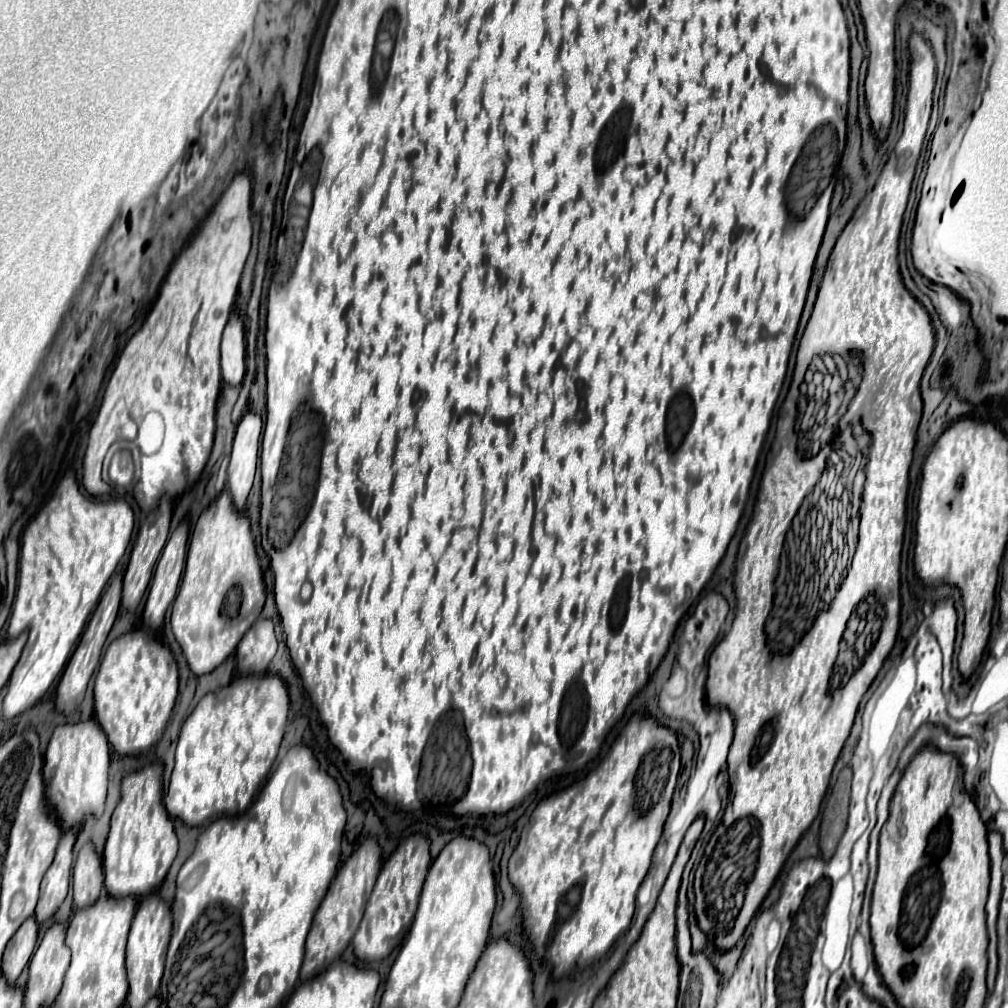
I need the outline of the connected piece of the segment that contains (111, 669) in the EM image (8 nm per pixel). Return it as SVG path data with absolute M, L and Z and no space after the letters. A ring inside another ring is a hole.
M129 632L111 642L95 678L95 716L117 754L139 756L165 734L179 694L177 662L167 646L147 632Z

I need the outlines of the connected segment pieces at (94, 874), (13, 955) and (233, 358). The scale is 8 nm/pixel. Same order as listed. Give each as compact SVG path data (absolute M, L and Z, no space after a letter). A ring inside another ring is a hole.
M91 844L83 846L73 868L73 902L77 908L97 902L103 890L103 862Z
M29 918L15 932L15 936L11 938L11 942L7 944L7 950L3 954L1 970L3 970L7 984L13 986L15 980L19 978L19 974L23 972L23 968L27 966L27 962L35 950L35 942L37 942L37 922L35 922L35 918Z
M231 314L221 340L221 372L231 386L241 386L245 376L245 328L237 314Z

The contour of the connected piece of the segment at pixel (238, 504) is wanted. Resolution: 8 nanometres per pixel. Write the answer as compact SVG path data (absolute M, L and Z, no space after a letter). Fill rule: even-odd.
M247 412L237 426L231 462L227 470L227 486L231 490L233 504L239 512L243 512L247 496L253 488L253 478L257 472L257 462L259 462L261 434L263 434L261 416Z

